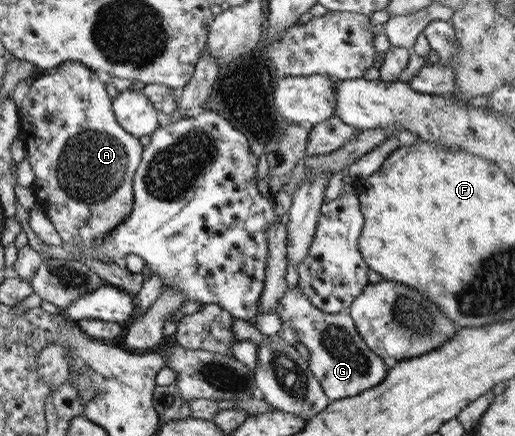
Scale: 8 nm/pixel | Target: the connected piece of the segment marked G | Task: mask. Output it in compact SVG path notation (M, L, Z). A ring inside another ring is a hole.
M286 289L282 298L271 309L271 313L276 314L292 331L294 331L298 341L306 347L308 351L307 366L320 384L324 395L332 400L339 400L343 397L352 397L357 393L363 392L365 389L370 389L378 385L386 375L387 367L381 357L378 357L373 351L368 349L368 346L363 342L363 339L358 335L353 321L348 312L338 312L334 314L323 313L317 307L314 307L302 290Z

